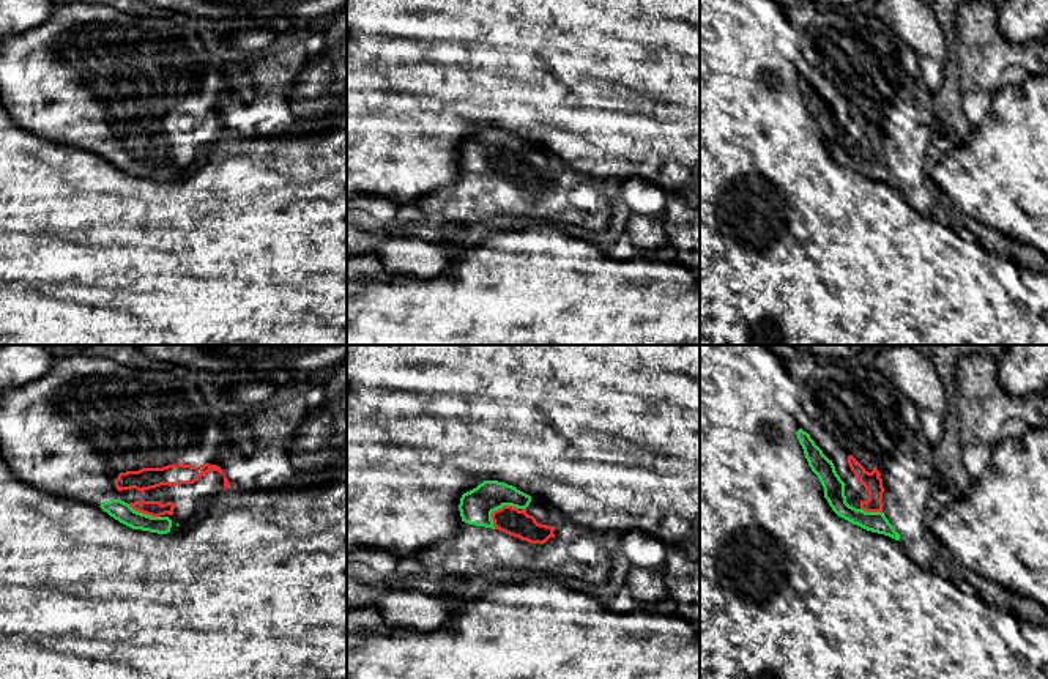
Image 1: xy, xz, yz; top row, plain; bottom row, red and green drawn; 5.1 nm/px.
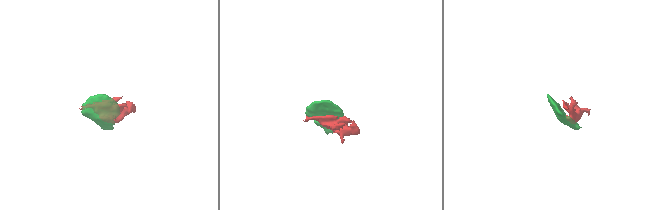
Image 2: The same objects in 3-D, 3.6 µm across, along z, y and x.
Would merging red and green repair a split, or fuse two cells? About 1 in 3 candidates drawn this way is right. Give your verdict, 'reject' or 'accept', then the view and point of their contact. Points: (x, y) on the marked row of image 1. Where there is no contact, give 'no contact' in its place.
accept; contact xz (498, 509)

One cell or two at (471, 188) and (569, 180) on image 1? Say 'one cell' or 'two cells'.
one cell

